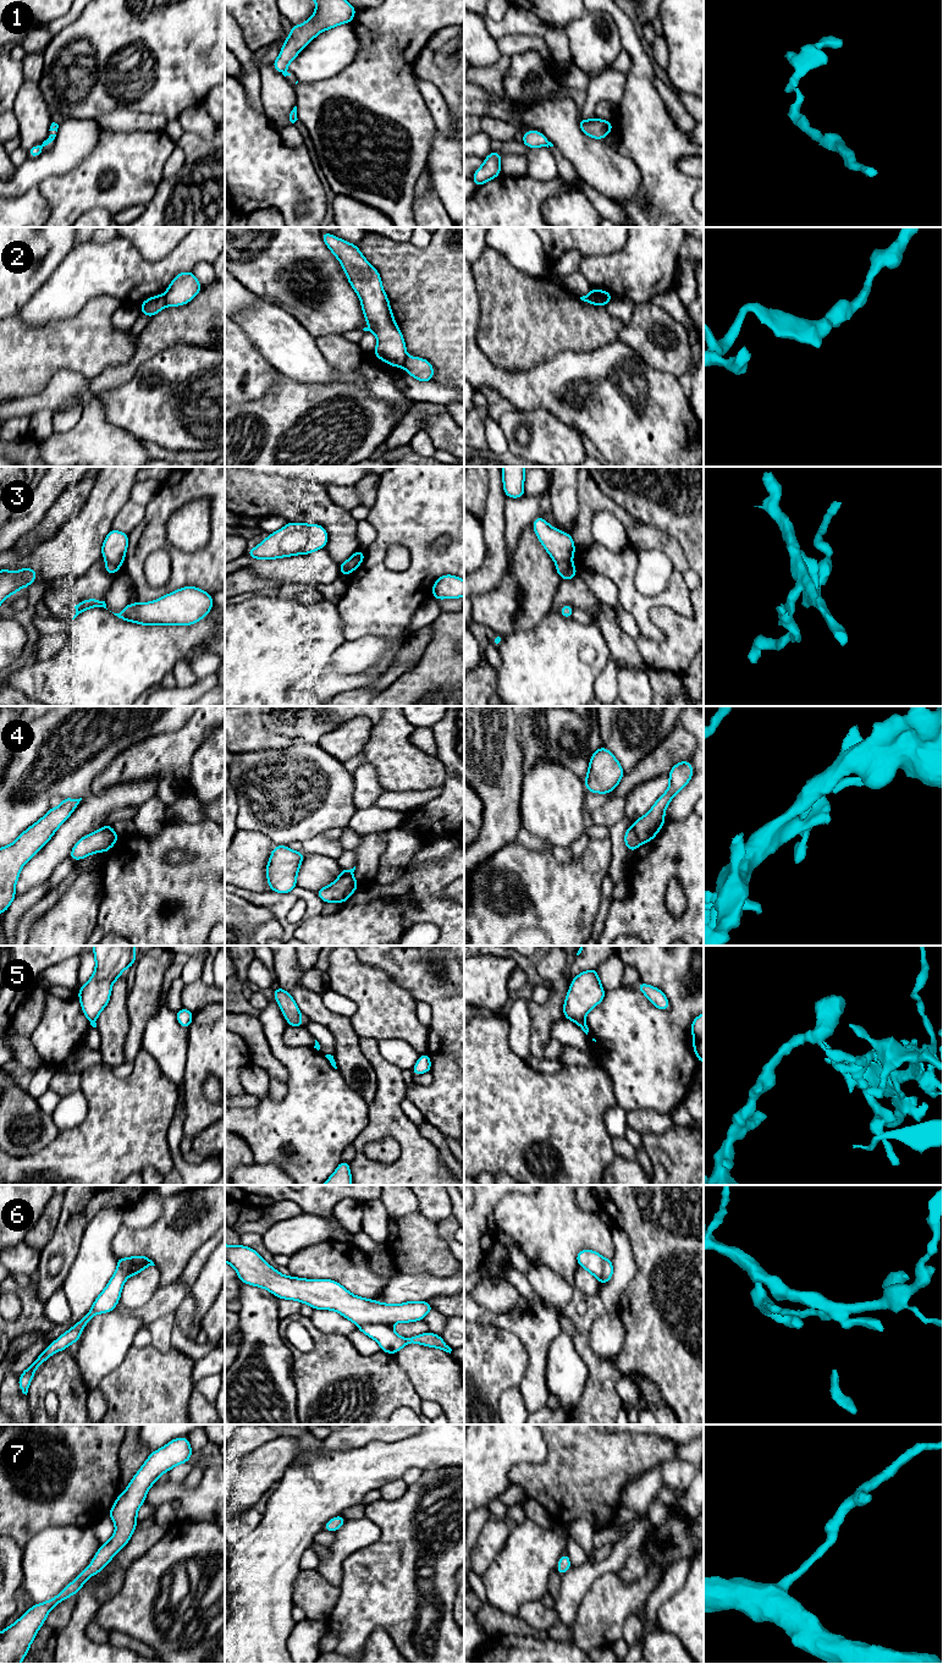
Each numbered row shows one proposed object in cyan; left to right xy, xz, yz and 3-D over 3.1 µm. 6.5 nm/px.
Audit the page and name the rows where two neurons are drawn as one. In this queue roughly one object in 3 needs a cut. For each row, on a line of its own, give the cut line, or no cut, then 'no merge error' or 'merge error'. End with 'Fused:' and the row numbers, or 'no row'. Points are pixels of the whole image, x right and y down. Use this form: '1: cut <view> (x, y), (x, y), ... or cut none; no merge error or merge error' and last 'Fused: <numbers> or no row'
1: cut none; no merge error
2: cut yz (589, 293), (597, 304); merge error
3: cut none; no merge error
4: cut yz (630, 827), (640, 843); merge error
5: cut yz (583, 1019), (577, 1023); merge error
6: cut xz (390, 1324), (360, 1324), (358, 1327); merge error
7: cut none; no merge error
Fused: 2, 4, 5, 6

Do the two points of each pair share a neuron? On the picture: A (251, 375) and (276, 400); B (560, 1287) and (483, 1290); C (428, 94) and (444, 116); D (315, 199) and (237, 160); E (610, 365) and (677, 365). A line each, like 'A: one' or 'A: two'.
A: two
B: two
C: one
D: one
E: two

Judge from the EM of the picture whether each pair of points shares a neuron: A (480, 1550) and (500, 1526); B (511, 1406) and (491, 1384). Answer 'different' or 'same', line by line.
A: same
B: different

